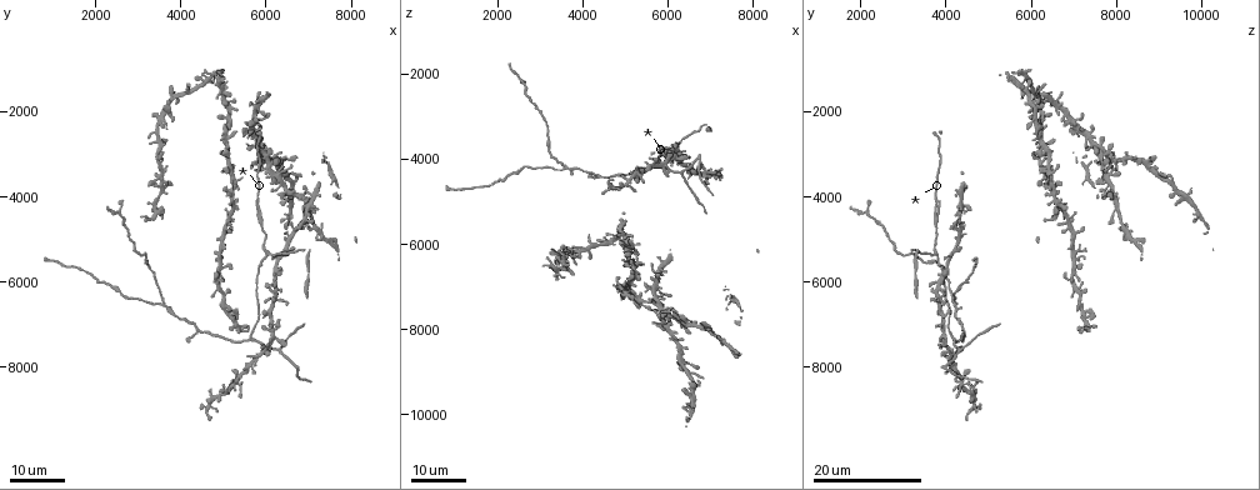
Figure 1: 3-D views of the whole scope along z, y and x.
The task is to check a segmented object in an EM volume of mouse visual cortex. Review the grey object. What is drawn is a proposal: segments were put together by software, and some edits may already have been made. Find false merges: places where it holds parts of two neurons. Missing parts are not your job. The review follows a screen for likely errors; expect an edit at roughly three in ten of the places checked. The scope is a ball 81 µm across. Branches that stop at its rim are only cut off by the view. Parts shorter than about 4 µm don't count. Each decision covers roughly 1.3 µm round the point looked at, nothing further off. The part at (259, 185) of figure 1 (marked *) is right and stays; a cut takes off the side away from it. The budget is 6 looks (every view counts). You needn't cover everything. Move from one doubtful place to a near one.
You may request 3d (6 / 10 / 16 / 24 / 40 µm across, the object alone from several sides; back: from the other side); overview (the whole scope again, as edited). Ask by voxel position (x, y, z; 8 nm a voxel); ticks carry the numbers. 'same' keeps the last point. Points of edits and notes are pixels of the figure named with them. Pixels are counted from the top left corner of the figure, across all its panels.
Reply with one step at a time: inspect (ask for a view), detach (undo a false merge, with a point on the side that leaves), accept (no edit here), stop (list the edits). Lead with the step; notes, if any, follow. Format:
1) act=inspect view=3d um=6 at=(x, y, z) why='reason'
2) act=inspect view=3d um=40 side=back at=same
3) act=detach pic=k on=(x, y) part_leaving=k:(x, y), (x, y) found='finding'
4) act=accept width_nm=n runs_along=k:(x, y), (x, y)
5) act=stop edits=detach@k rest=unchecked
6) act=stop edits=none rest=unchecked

act=inspect view=3d um=24 at=(3650, 6450, 4250) why='three arms meet'

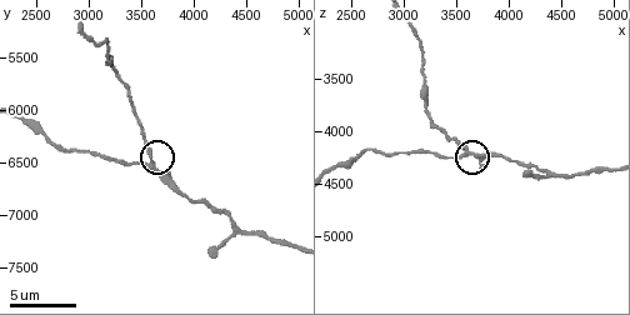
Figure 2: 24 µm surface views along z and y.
act=inspect view=3d um=6 at=(3600, 6520, 4180) why='zoom in'

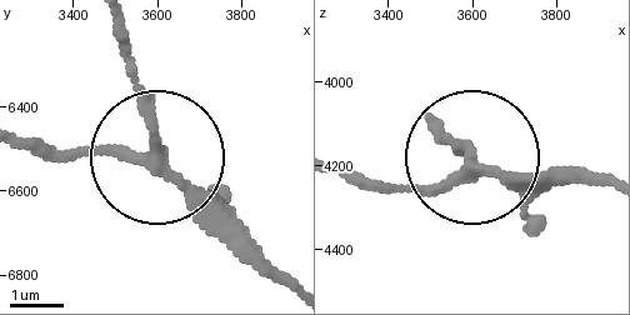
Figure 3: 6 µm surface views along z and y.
act=accept runs_along=3:(291, 283), (158, 161), (40, 158) found='continuous, no second neuron'

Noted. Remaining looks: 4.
act=inspect view=3d um=24 at=(5300, 8400, 4400) why='thin arm on a thick one'

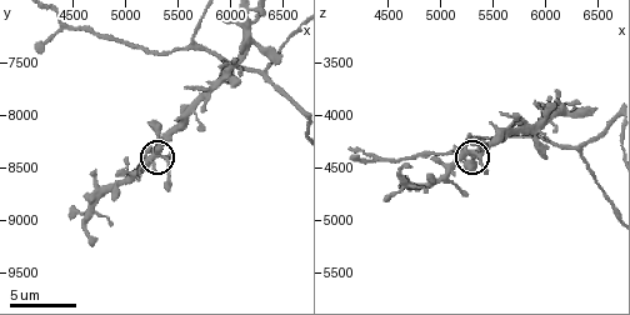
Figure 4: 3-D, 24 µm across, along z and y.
act=inspect view=3d um=10 at=same

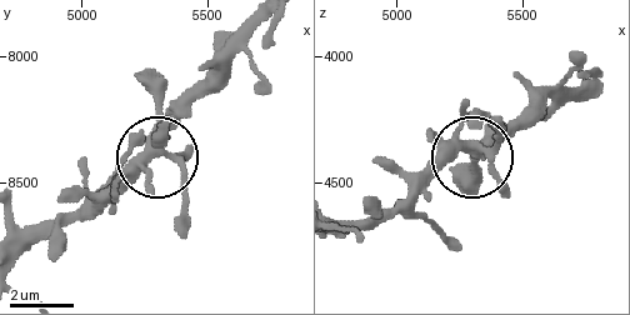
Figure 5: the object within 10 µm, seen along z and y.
act=accept width_nm=330 found='continuous, no second neuron'

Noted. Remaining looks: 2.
act=inspect view=3d um=24 at=(6250, 3500, 7750) why='small branch off a trunk'

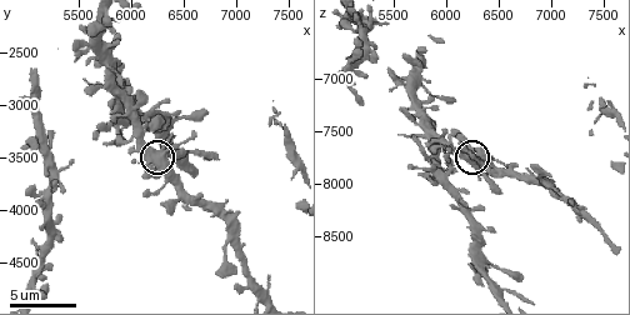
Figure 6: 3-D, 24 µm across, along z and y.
act=inspect view=3d um=10 at=same

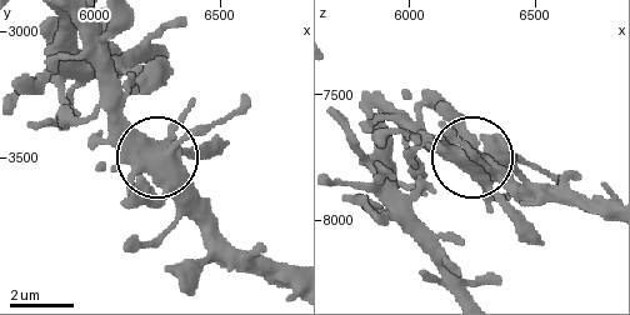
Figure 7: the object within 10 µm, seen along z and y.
act=accept width_nm=460 found='one neuron here'

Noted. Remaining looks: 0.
act=stop edits=none rest=unchecked

